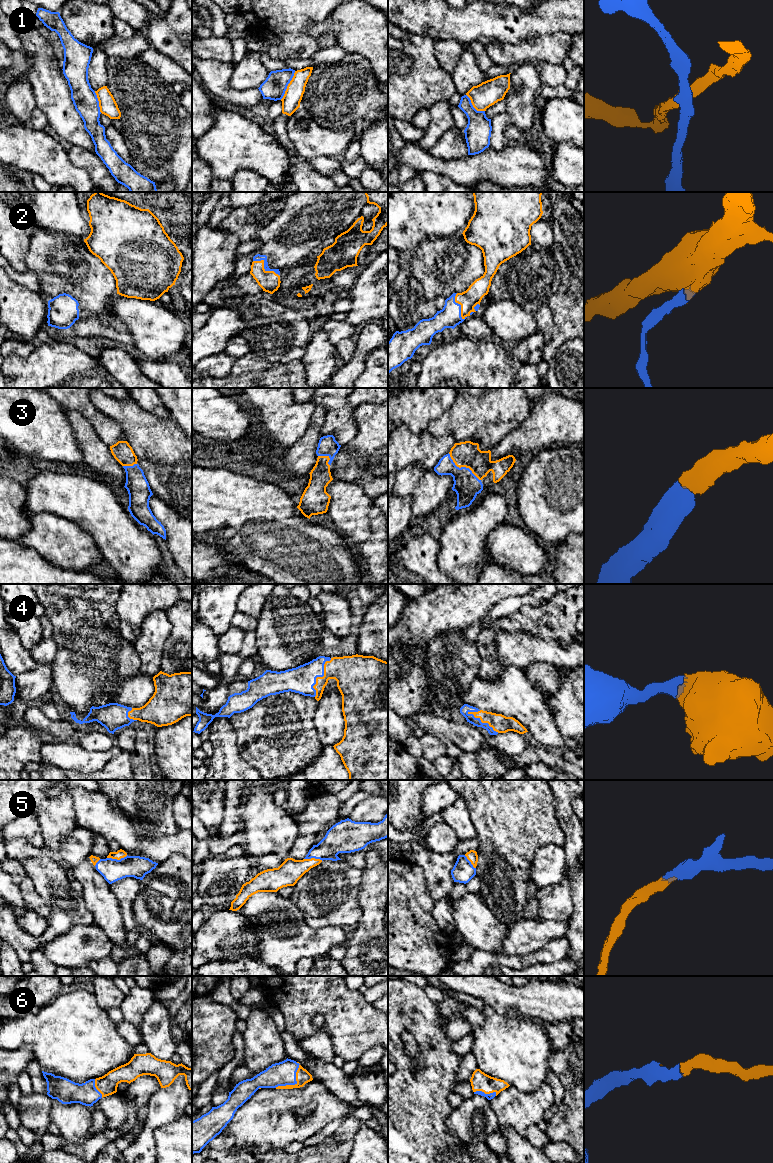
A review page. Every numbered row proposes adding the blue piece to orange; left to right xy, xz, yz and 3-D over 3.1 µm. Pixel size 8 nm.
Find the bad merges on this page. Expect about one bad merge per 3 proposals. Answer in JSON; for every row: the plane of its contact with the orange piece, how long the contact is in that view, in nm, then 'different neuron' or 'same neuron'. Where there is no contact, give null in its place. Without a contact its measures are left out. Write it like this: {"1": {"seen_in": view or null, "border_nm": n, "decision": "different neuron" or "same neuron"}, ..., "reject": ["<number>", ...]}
{"1": {"seen_in": "xz", "border_nm": 260, "decision": "different neuron"}, "2": {"seen_in": "xz", "border_nm": 240, "decision": "same neuron"}, "3": {"seen_in": "yz", "border_nm": 340, "decision": "same neuron"}, "4": {"seen_in": "yz", "border_nm": 300, "decision": "same neuron"}, "5": {"seen_in": "xy", "border_nm": 170, "decision": "same neuron"}, "6": {"seen_in": "xz", "border_nm": 280, "decision": "same neuron"}, "reject": ["1"]}

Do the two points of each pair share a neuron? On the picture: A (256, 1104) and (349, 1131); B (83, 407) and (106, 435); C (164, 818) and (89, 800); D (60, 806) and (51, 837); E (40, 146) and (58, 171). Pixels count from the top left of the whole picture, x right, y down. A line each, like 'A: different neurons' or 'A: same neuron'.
A: different neurons
B: same neuron
C: different neurons
D: same neuron
E: same neuron

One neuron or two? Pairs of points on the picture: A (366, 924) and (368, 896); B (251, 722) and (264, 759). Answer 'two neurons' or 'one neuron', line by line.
A: one neuron
B: one neuron

